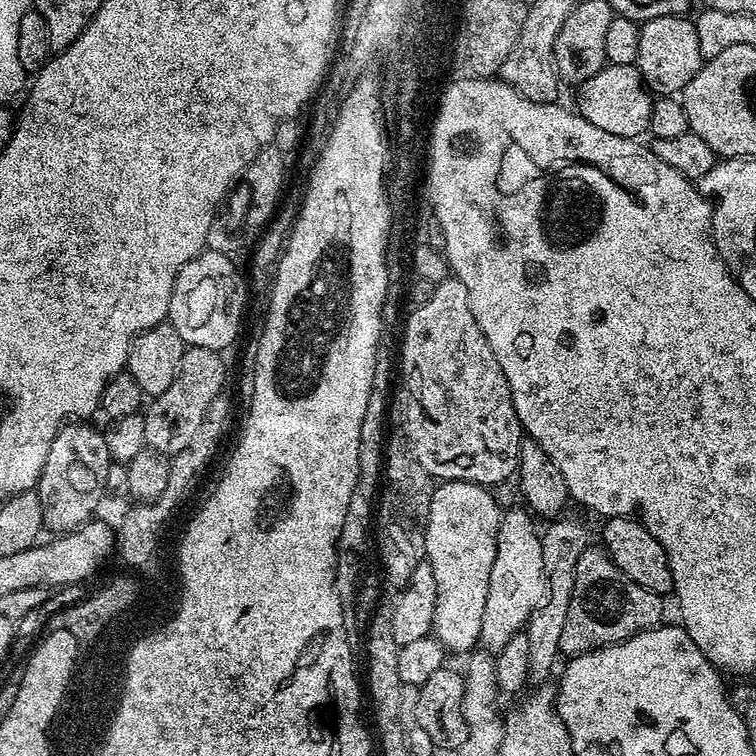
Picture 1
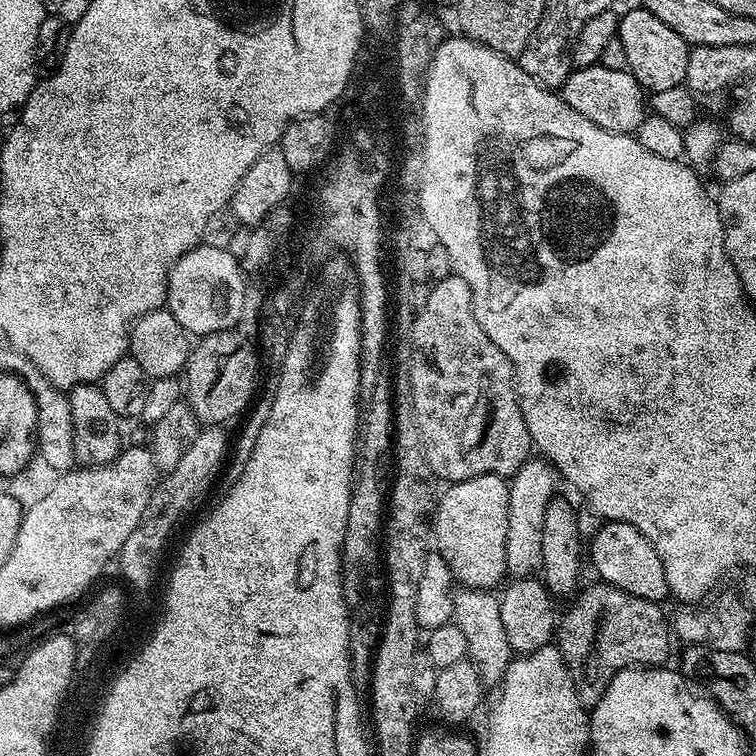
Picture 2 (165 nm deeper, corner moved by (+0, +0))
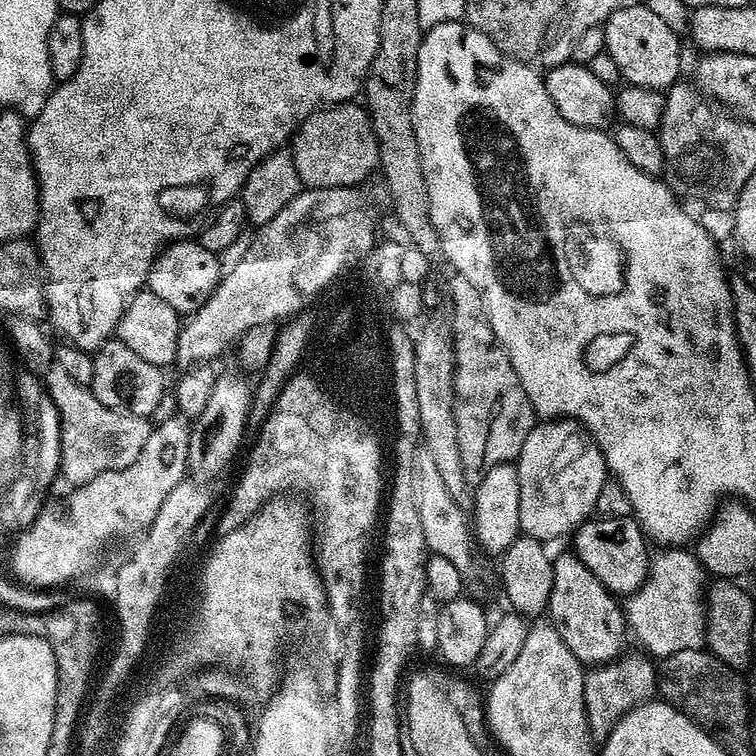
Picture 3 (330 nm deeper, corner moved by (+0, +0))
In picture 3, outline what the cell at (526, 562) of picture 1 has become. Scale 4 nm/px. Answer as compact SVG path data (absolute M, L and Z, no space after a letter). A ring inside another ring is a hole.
M567 418L537 423L526 434L526 442L522 442L522 450L514 463L518 470L521 533L541 542L567 537L586 523L596 511L604 484L610 480L600 447L583 424Z

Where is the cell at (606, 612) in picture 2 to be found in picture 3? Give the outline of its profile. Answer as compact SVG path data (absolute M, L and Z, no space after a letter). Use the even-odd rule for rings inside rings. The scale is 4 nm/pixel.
M629 651L609 664L592 666L584 677L586 718L593 741L603 742L630 710L653 699L658 692L658 668L653 657L643 651Z

